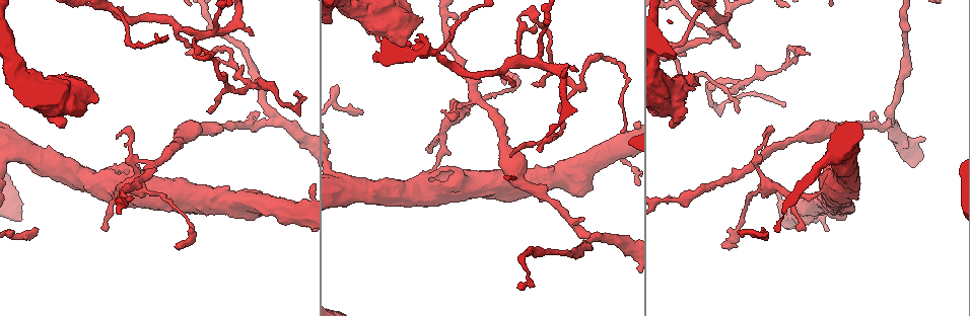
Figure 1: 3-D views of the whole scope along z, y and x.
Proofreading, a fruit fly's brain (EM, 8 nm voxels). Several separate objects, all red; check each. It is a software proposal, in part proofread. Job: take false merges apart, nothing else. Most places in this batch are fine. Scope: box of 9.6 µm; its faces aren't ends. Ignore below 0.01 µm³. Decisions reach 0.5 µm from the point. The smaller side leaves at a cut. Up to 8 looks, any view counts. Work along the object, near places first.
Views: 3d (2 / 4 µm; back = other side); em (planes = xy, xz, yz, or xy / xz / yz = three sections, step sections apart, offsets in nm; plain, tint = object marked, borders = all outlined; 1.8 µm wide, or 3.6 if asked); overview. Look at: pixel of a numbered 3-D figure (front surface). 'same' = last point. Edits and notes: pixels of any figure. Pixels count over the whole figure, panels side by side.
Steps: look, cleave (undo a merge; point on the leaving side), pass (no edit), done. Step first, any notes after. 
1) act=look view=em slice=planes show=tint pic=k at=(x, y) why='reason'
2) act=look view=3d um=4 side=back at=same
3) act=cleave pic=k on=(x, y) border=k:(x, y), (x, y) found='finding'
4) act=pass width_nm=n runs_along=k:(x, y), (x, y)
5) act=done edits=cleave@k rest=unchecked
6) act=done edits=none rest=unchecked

act=look view=em slice=xz step=4 show=tint pic=1 at=(716, 34) why='arms part here'

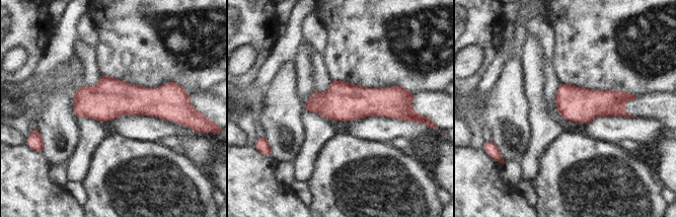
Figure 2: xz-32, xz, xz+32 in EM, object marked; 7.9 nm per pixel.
act=pass found='all the same neuron'

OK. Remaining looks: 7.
act=look view=em slice=planes show=borders pic=1 at=(150, 162) why='a narrow waist'

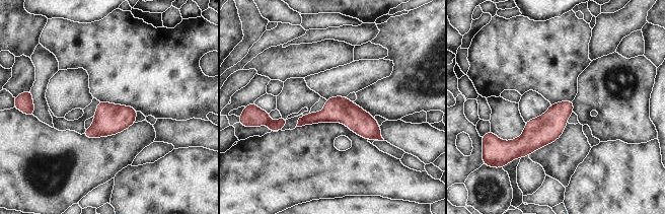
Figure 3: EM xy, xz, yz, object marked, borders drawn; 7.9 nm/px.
act=cleave pic=3 on=(281, 123) width_nm=200 border=3:(271, 121), (267, 124) found='a second neuron is stuck on'

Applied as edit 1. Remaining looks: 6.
act=look view=em slice=xz step=8 show=tint pic=1 at=(741, 86) why='three arms meet'

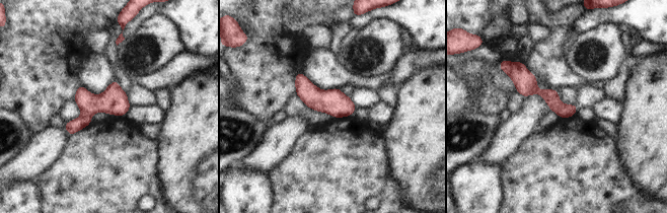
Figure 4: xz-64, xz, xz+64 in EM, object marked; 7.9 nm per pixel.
act=pass runs_along=4:(512, 69), (561, 110), (573, 112) found='continuous, no second neuron'

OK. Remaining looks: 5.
act=done edits=cleave@3 rest=unchecked

